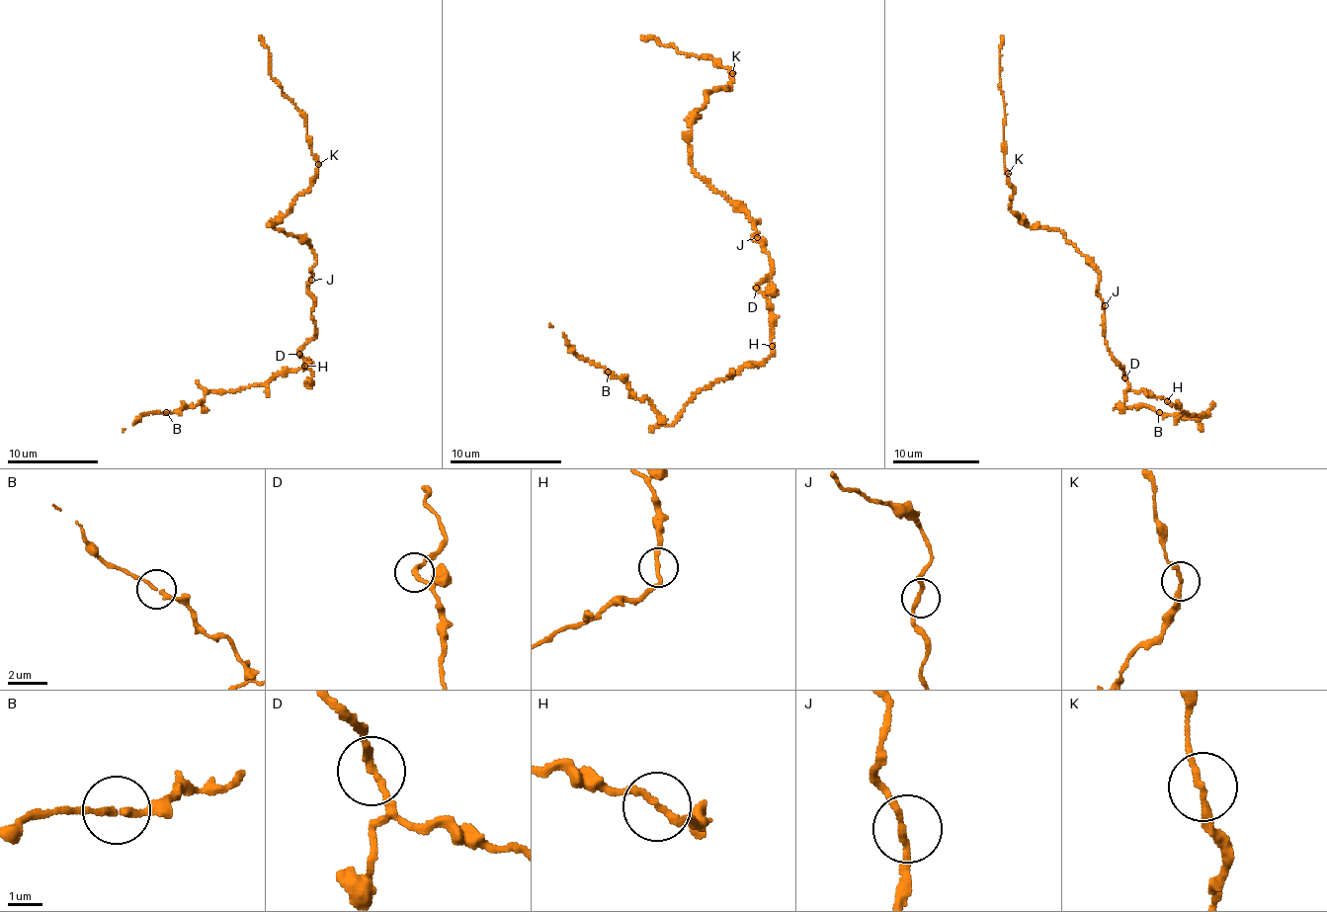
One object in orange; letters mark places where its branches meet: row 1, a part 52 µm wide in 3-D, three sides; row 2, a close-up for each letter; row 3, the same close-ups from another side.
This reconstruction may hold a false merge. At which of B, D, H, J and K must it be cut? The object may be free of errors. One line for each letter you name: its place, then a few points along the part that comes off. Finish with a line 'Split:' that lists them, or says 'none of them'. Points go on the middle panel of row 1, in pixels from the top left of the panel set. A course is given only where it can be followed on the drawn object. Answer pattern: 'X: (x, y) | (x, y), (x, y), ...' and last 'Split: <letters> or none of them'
Split: none of them

